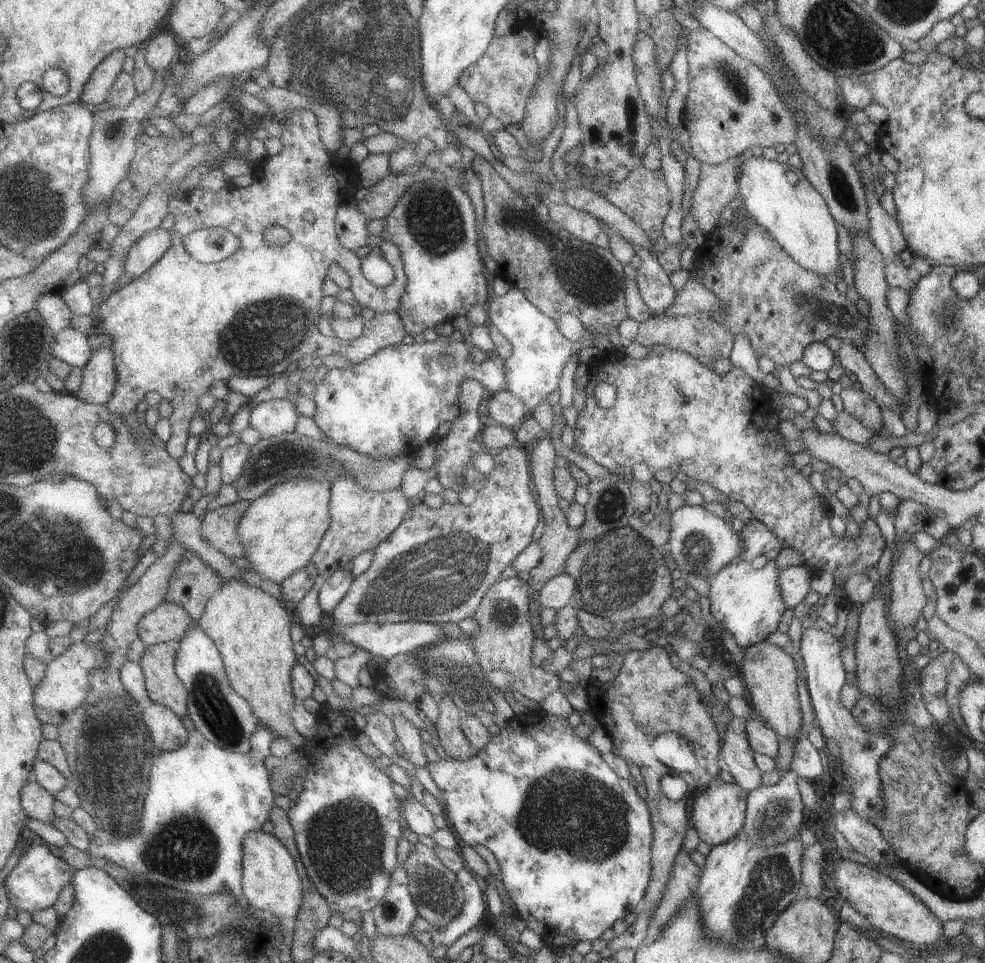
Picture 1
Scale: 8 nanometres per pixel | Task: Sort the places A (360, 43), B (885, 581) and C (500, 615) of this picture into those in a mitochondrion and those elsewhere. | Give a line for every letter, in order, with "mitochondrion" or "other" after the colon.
A: mitochondrion
B: other
C: mitochondrion

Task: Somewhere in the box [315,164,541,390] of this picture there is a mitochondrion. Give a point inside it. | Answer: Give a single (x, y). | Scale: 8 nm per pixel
(435, 221)

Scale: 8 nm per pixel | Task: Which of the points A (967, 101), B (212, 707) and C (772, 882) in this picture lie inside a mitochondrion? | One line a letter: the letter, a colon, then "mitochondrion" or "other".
A: other
B: mitochondrion
C: mitochondrion

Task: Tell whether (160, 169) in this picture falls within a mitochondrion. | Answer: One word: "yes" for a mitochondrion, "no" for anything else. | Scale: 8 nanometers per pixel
no

